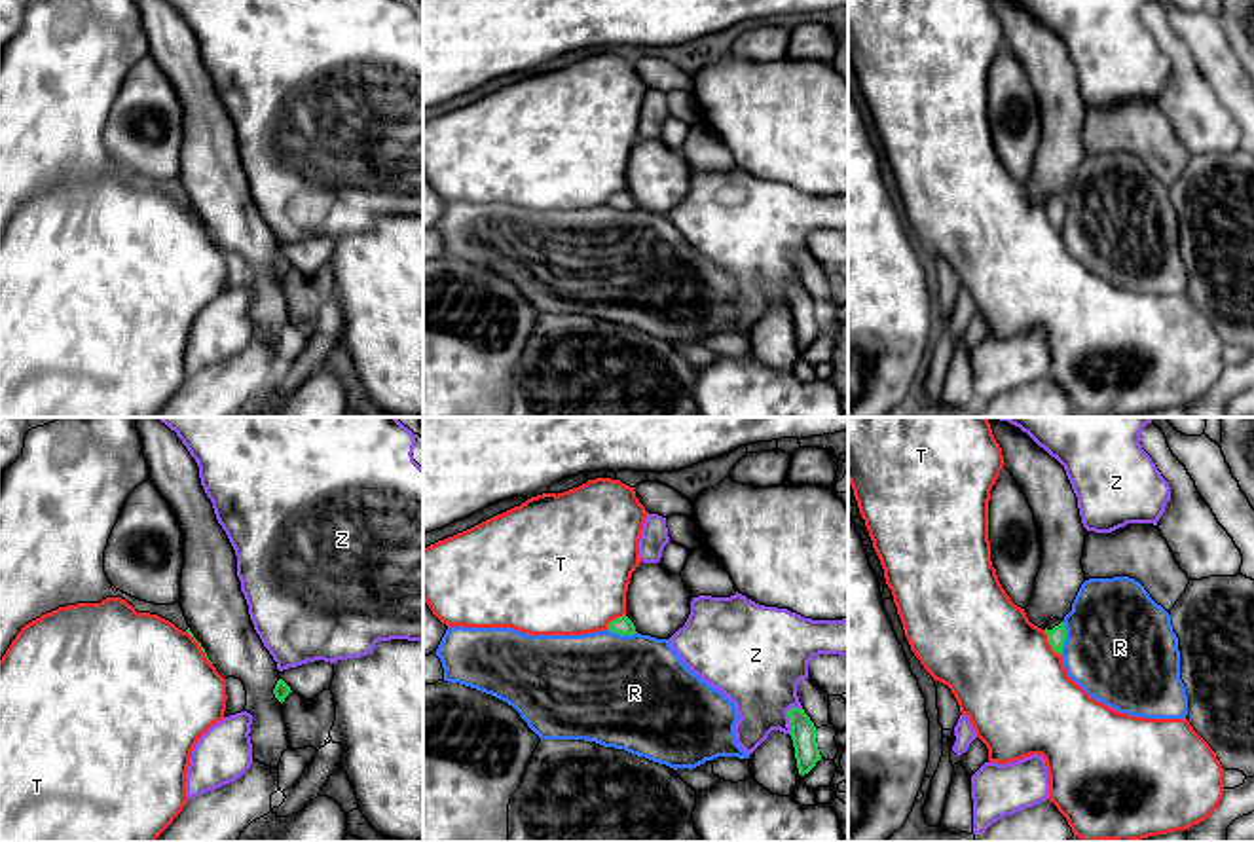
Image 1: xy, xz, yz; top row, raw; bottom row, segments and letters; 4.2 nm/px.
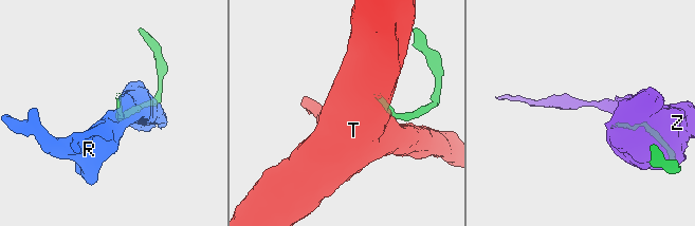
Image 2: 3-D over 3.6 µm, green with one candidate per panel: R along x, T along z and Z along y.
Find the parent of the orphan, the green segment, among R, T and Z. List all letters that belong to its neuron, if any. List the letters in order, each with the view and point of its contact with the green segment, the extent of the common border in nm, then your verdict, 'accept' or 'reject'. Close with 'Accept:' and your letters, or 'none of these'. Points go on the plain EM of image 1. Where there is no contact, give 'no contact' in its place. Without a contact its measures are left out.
R: yz (1065, 213) | 150 nm | reject
T: yz (1050, 219) | 130 nm | reject
Z: xz (790, 294) | 130 nm | reject
Accept: none of these

